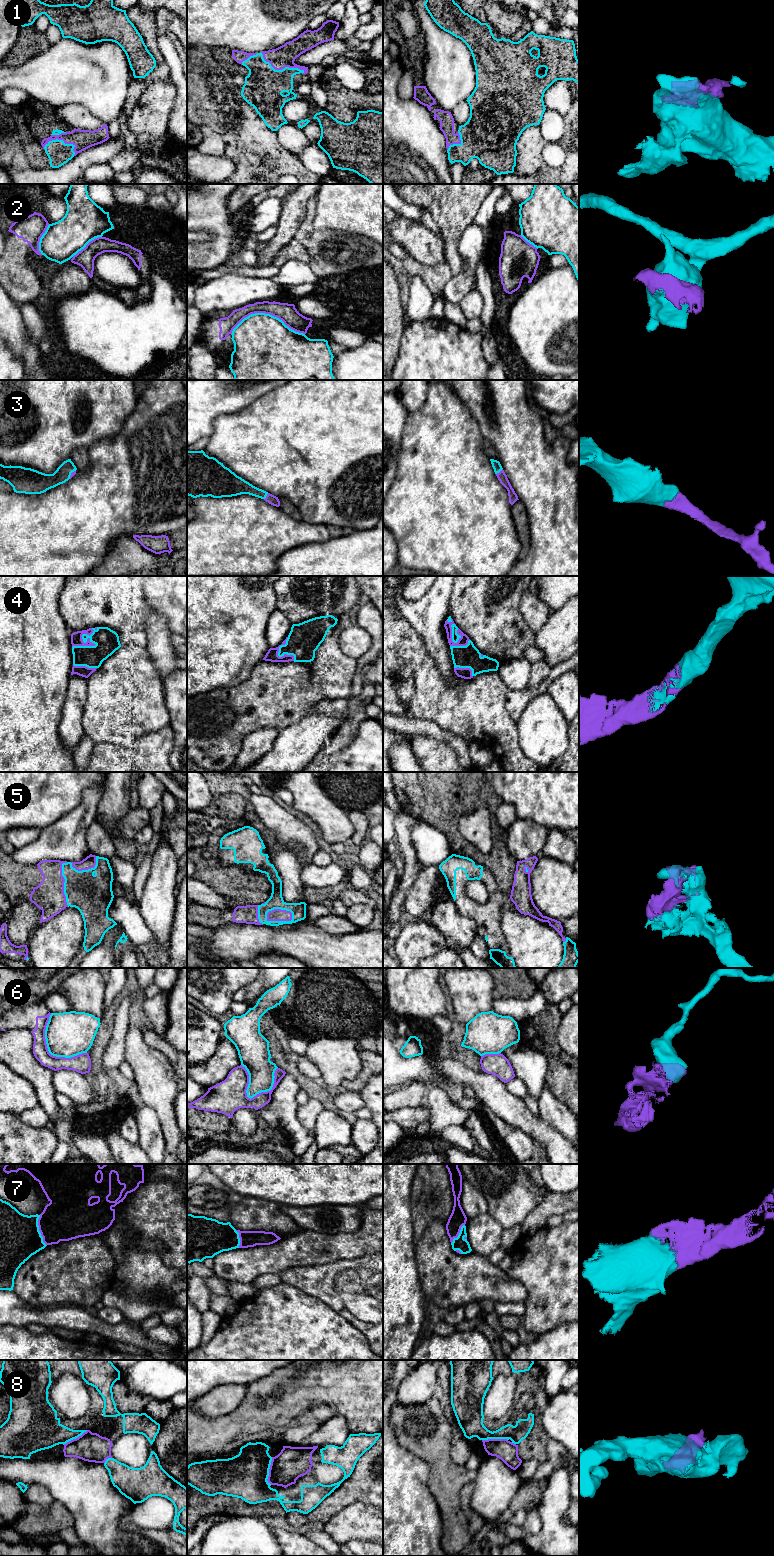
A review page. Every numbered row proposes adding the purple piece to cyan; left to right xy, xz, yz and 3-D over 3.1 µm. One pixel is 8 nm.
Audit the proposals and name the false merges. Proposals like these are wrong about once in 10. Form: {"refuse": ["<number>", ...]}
{"refuse": ["2", "6"]}

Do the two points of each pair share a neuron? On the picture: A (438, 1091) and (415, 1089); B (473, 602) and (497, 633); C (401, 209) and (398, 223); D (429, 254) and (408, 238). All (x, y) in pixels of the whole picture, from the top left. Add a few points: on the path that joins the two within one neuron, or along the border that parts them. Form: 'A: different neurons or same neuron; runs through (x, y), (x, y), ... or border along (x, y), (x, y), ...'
A: different neurons; border along (429, 1085), (425, 1094)
B: same neuron; runs through (481, 610), (494, 625)
C: different neurons; border along (397, 214), (410, 221), (419, 223)
D: same neuron; runs through (424, 249), (413, 238)

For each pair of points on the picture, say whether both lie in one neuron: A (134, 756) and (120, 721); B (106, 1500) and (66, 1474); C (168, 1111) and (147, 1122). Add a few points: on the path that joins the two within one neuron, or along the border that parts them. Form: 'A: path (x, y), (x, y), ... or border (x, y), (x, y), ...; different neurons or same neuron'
A: border (149, 732), (142, 735), (133, 746), (107, 743); different neurons
B: path (92, 1498), (75, 1498), (66, 1488); same neuron
C: border (142, 1103), (149, 1106), (156, 1113), (164, 1140); different neurons

